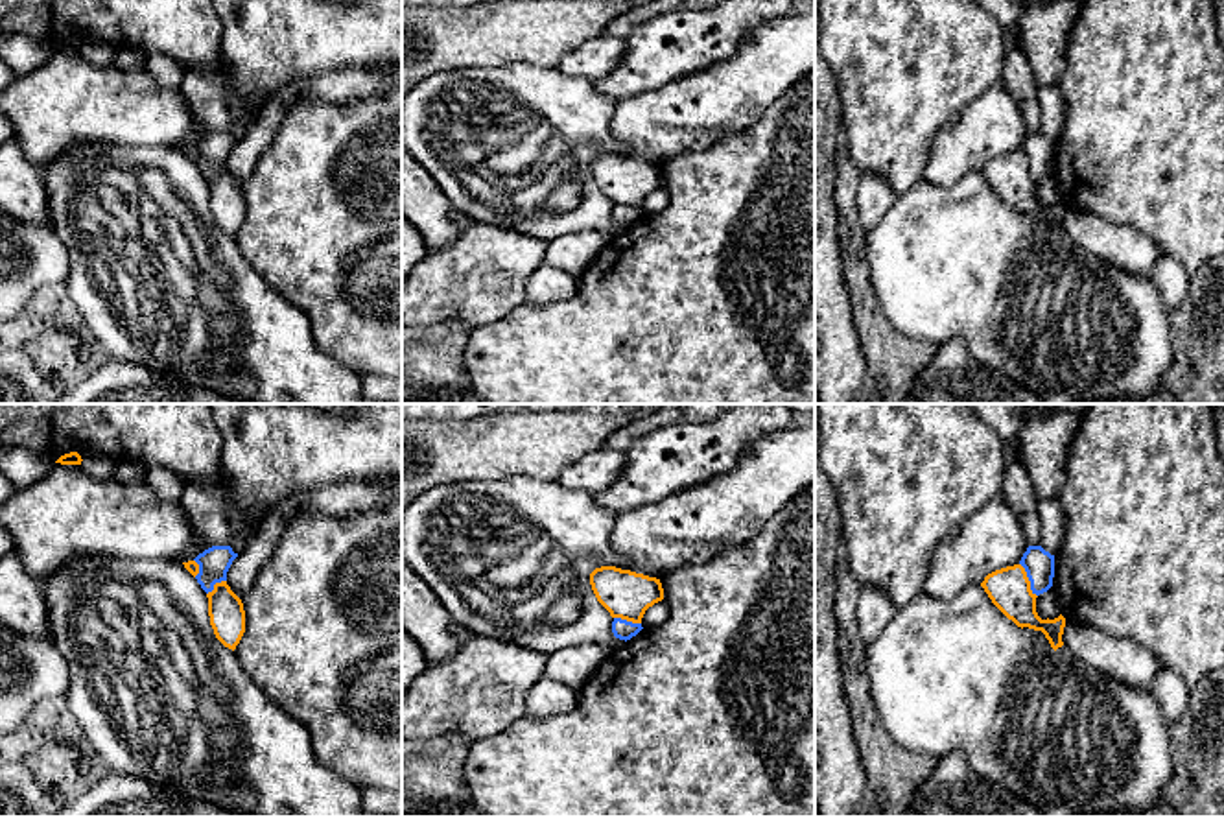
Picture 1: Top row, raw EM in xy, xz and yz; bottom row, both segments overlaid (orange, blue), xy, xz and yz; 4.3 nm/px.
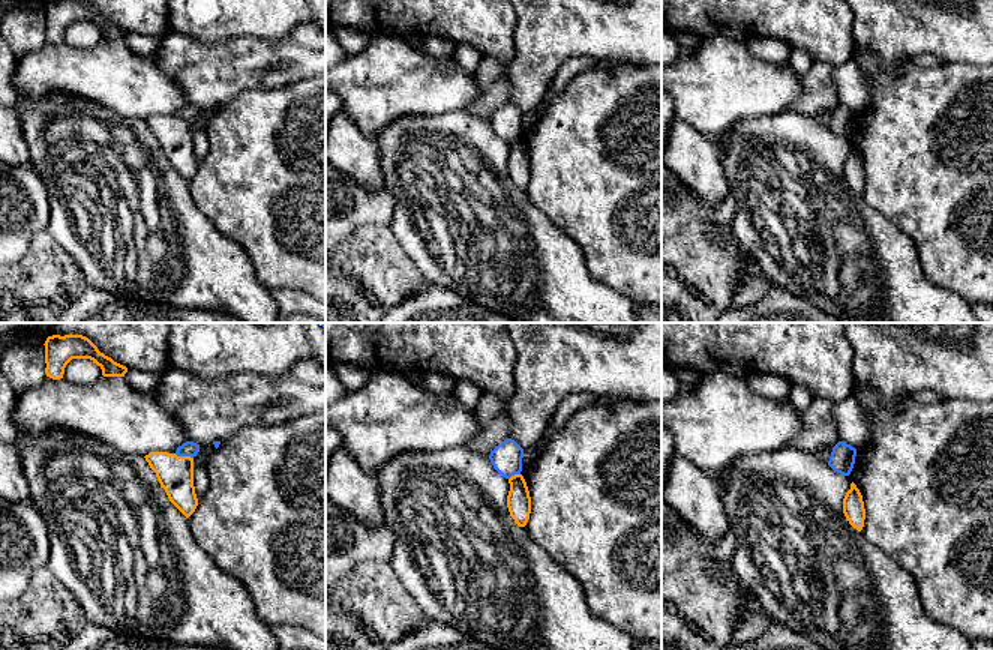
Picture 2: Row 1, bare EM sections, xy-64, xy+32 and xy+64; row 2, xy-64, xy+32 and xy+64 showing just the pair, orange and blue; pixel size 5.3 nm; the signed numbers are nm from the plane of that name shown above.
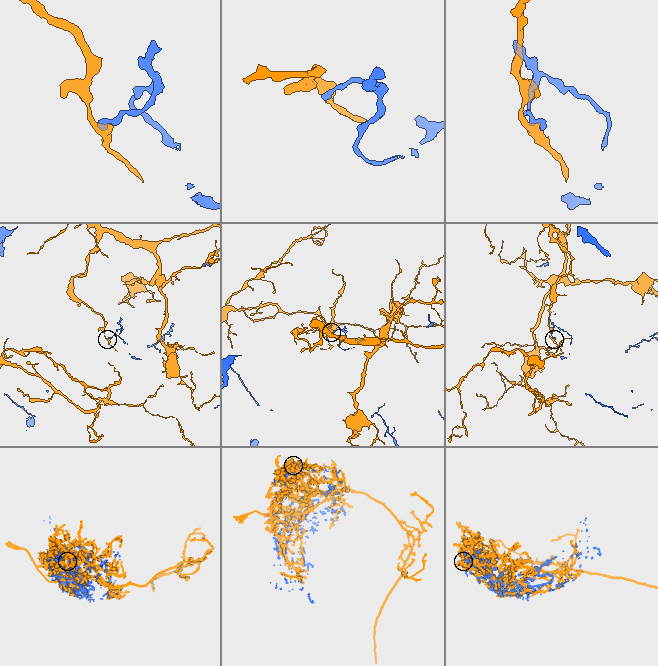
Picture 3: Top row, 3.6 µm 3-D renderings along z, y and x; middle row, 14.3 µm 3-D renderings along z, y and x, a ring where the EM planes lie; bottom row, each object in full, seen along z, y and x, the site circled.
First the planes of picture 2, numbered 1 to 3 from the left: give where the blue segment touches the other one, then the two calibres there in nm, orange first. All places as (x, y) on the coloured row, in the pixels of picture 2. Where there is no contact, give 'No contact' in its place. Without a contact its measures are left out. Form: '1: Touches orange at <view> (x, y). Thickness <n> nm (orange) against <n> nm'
1: Touches orange at xy-64 (183, 457). Thickness 190 nm (orange) against 80 nm
2: Touches orange at xy+32 (515, 475). Thickness 130 nm (orange) against 160 nm
3: No contact

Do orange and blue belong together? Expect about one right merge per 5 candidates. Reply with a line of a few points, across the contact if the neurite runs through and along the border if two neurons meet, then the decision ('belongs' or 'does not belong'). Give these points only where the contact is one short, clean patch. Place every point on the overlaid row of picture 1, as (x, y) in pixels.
does not belong

